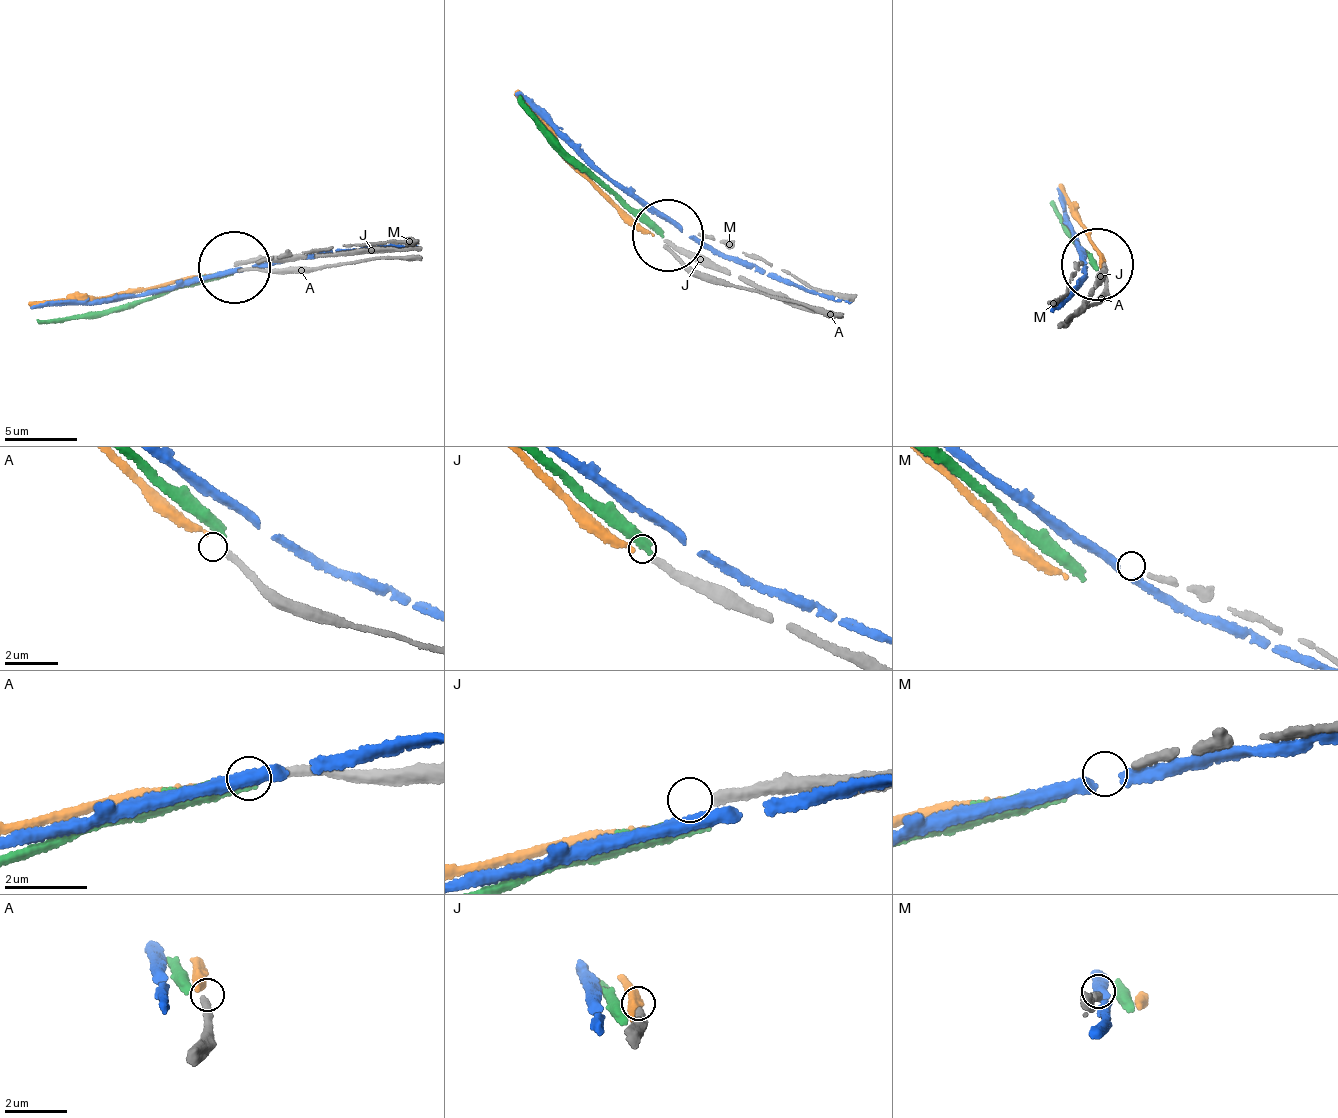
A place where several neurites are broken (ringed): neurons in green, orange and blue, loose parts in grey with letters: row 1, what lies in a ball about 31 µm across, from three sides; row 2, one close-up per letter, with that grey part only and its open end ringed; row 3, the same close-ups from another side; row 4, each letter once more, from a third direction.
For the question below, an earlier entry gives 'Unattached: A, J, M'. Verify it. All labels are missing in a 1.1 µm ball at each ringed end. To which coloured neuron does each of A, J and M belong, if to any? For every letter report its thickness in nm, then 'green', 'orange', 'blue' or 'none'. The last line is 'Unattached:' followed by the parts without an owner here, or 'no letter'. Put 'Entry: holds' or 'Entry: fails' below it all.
A: calibre 240 nm; orange
J: calibre 280 nm; none
M: calibre 200 nm; none
Unattached: J, M
Entry: fails

